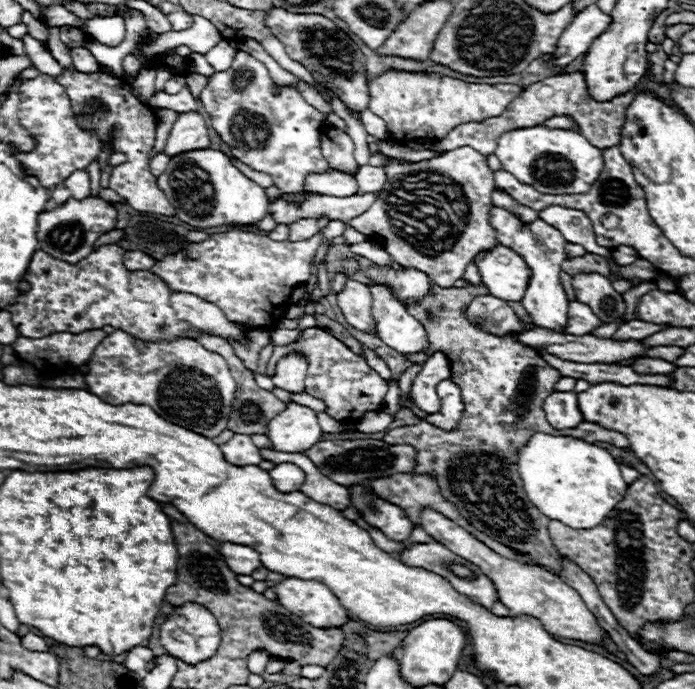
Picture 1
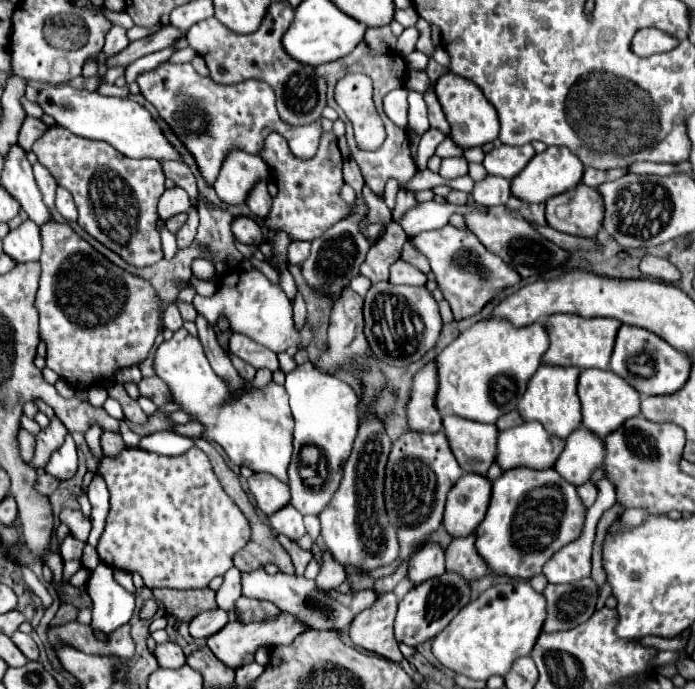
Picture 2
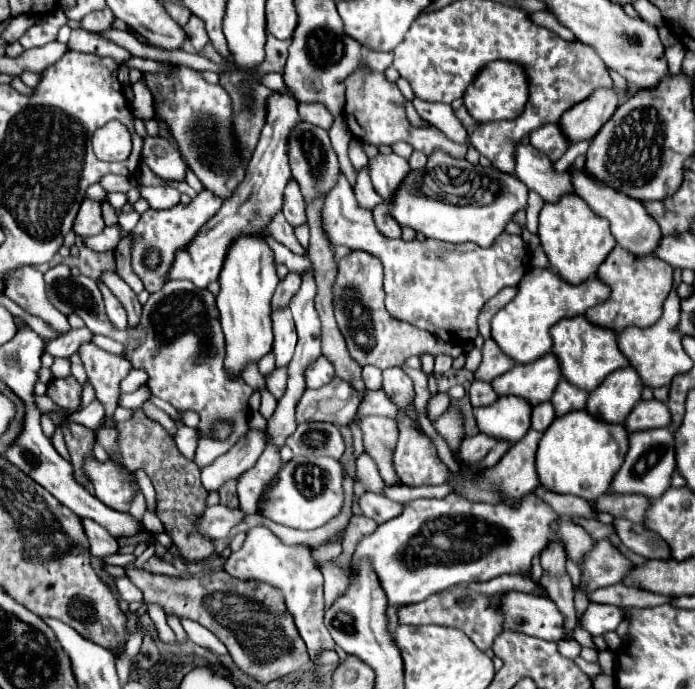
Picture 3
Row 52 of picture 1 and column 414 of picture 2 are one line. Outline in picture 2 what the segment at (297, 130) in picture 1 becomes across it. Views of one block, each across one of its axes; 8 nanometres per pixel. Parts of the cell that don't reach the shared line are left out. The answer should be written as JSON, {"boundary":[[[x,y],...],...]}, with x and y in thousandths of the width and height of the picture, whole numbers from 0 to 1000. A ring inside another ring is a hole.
{"boundary":[[[642,325],[633,334],[607,337],[590,345],[590,354],[619,380],[619,389],[627,401],[627,412],[642,438],[647,441],[653,464],[668,464],[688,456],[702,438],[714,433],[717,424],[748,409],[748,398],[731,383],[725,383],[717,372],[702,366],[676,334],[662,334],[650,325]]]}

